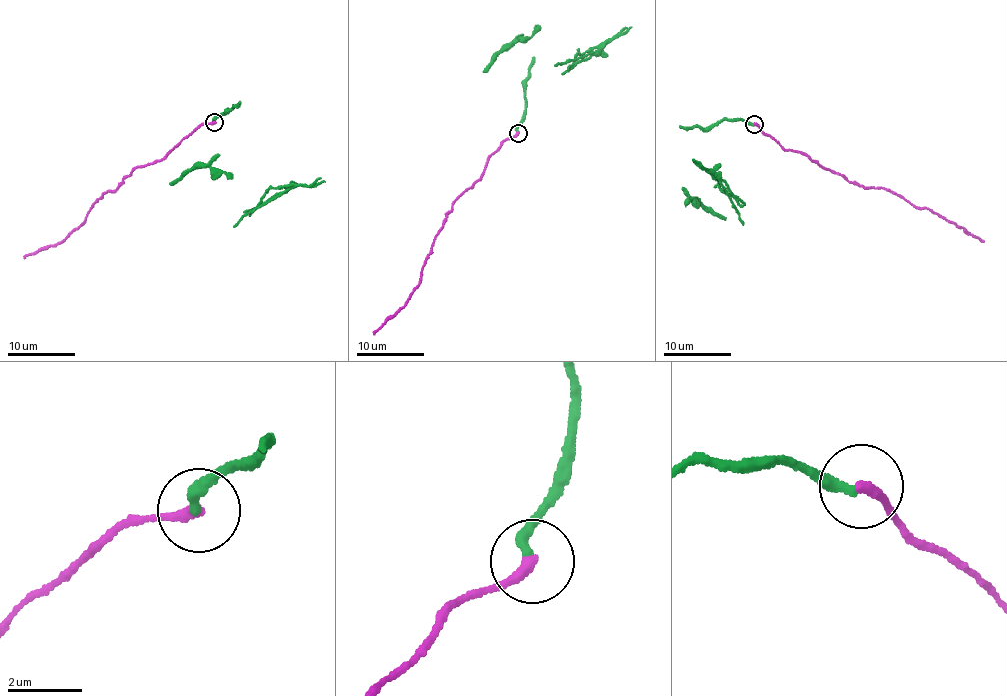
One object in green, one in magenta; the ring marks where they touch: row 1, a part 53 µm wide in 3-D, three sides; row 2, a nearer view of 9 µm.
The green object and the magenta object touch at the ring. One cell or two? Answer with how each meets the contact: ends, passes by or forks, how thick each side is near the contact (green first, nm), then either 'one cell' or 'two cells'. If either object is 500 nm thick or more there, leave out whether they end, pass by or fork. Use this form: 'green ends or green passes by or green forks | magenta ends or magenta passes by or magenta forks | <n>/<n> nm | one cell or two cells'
green ends | magenta ends | 280/320 nm | two cells

